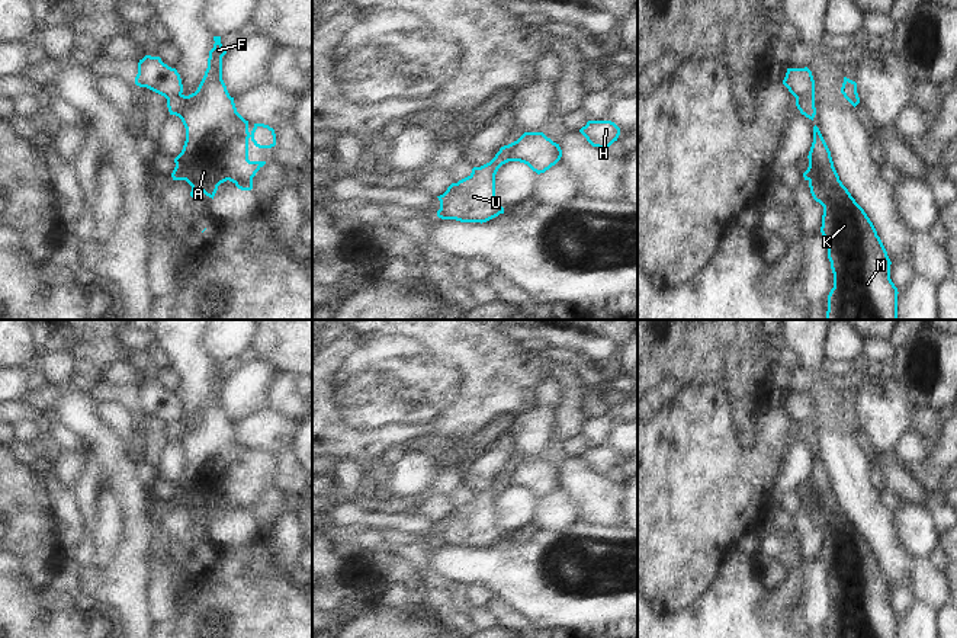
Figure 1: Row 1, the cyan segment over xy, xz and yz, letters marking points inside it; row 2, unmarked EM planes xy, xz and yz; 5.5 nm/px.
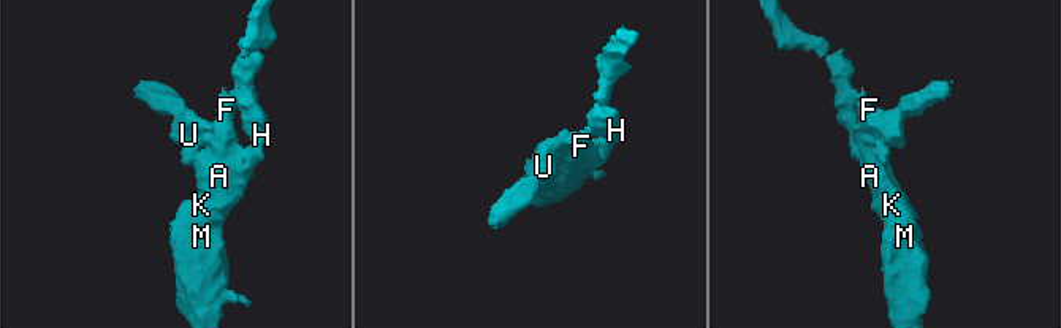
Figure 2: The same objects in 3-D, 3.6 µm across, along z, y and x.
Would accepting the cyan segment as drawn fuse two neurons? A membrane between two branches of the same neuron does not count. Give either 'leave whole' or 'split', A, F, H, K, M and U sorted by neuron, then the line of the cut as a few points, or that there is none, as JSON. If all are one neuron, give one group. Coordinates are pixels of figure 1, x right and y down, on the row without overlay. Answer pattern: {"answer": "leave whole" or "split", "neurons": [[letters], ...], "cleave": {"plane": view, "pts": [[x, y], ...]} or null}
{"answer": "split", "neurons": [["A", "F", "H", "K", "M"], ["U"]], "cleave": {"plane": "yz", "pts": [[796, 422], [811, 422], [813, 425]]}}

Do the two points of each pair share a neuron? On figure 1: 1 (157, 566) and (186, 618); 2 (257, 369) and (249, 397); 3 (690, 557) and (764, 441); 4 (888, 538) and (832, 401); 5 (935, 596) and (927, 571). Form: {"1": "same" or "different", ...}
{"1": "different", "2": "same", "3": "same", "4": "same", "5": "same"}

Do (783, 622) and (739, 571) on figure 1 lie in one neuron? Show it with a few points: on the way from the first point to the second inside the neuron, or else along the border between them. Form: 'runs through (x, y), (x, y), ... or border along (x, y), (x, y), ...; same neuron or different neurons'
runs through (764, 622), (760, 622), (739, 602), (739, 590); same neuron

